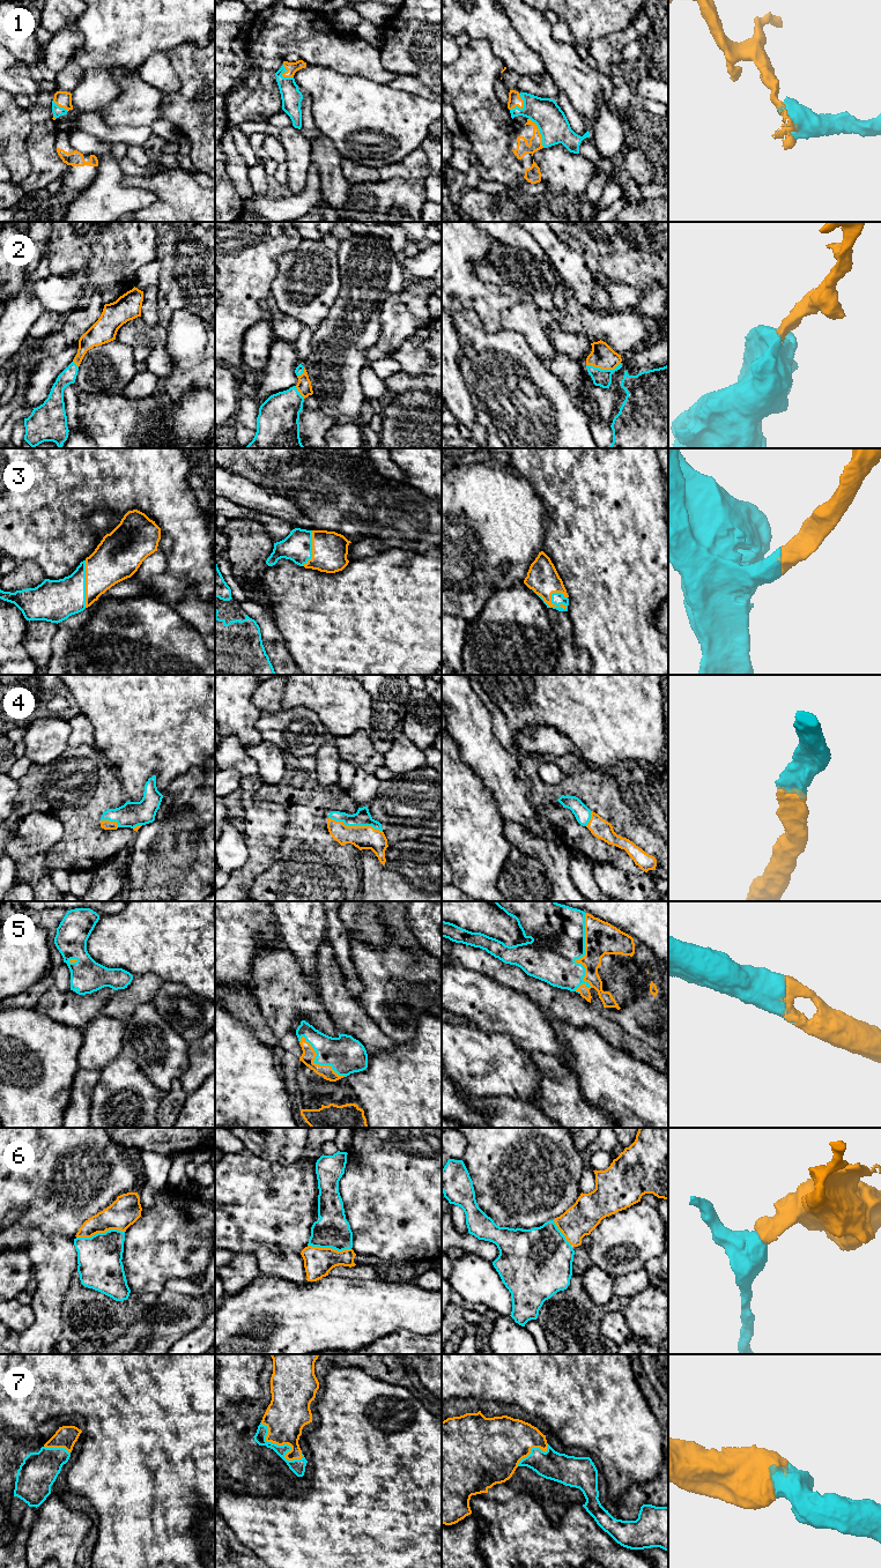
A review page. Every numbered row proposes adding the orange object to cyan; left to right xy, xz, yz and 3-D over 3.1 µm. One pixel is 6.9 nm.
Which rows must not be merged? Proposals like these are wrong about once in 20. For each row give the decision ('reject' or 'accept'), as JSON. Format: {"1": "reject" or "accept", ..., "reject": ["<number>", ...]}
{"1": "accept", "2": "accept", "3": "accept", "4": "accept", "5": "accept", "6": "accept", "7": "accept", "reject": []}

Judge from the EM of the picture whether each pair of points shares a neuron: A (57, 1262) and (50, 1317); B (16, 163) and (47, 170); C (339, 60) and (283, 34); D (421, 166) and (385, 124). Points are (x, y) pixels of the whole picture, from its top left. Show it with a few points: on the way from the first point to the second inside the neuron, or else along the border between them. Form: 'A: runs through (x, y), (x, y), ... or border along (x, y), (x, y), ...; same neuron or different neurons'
A: runs through (52, 1276), (50, 1303); same neuron
B: border along (26, 140), (29, 162), (28, 176); different neurons
C: runs through (325, 47), (308, 34), (297, 34); same neuron
D: border along (420, 147), (401, 160), (386, 165); different neurons

